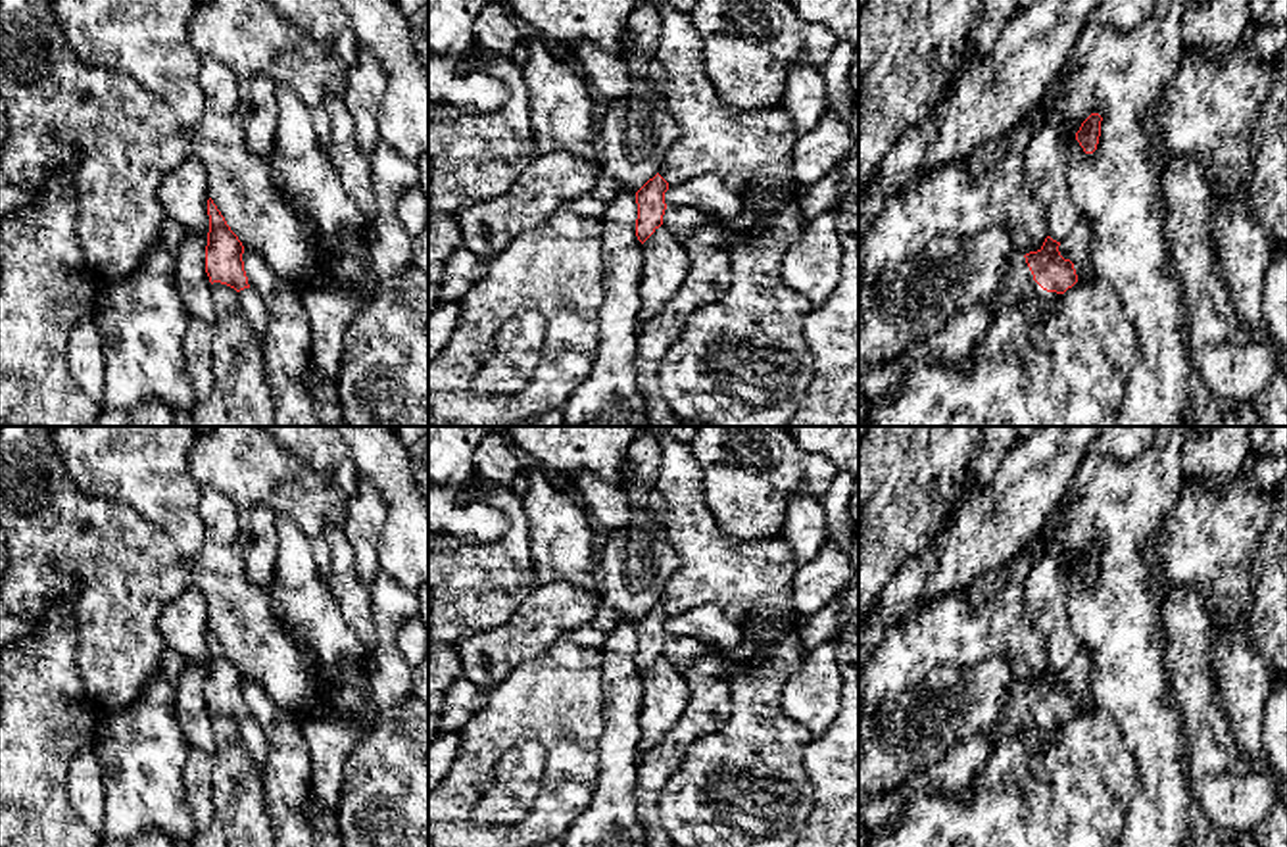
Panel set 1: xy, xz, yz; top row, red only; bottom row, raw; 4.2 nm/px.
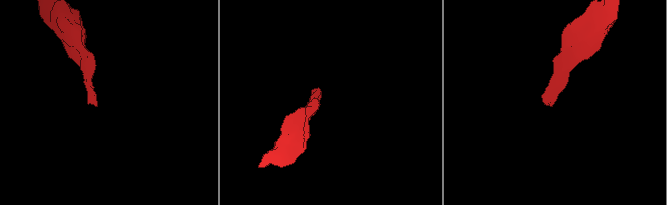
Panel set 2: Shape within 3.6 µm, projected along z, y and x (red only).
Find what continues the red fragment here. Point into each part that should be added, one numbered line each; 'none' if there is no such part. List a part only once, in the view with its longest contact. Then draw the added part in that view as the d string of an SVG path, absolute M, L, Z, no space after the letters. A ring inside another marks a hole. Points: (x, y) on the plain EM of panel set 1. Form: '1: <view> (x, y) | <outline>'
1: yz (955, 774) | M1016 688L1003 703L999 722L989 732L955 743L939 762L909 778L899 789L870 795L861 805L864 841L878 832L891 832L922 784L932 791L964 799L974 789L993 745L1037 724L1045 720L1033 711L1026 688Z

